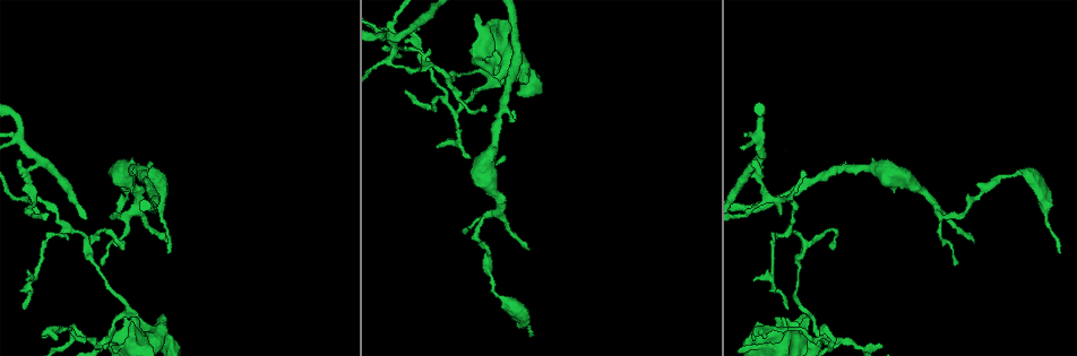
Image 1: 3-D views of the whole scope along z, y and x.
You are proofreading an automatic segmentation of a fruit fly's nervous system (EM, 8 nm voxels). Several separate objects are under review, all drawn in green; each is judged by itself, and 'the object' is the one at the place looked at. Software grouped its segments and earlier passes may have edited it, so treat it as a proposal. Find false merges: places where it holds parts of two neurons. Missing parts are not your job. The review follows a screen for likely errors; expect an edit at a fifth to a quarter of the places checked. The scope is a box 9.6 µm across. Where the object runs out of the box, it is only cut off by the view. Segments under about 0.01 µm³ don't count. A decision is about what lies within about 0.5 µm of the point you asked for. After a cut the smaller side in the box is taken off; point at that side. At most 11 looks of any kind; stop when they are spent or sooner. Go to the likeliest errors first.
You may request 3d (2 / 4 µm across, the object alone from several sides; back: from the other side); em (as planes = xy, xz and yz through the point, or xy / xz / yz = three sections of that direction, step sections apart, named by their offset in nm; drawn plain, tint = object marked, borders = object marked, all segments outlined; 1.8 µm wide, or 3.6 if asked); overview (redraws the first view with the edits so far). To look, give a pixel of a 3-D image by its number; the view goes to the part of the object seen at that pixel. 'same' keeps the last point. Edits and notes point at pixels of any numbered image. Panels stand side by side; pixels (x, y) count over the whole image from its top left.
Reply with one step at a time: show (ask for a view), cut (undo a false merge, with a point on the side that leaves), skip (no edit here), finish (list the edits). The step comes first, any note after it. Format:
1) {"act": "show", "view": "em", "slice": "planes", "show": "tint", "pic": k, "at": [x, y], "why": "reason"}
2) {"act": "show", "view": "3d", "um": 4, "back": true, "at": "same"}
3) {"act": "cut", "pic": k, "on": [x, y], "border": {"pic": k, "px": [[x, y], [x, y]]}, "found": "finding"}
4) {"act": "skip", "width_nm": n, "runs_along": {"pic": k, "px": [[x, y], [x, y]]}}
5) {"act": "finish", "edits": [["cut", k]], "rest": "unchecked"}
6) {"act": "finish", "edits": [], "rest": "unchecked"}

{"act": "show", "view": "em", "slice": "yz", "step": 4, "show": "tint", "pic": 1, "at": [400, 35], "why": "a fork"}

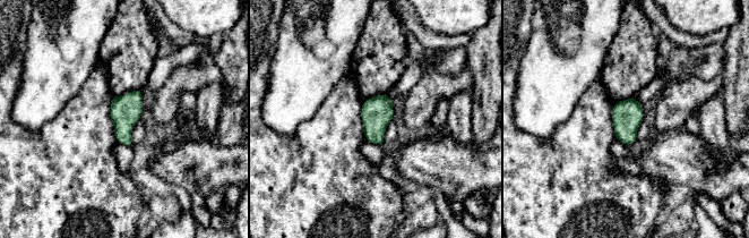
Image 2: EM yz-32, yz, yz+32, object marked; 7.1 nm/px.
{"act": "show", "view": "em", "slice": "planes", "show": "borders", "at": "same", "why": "cut it another way"}

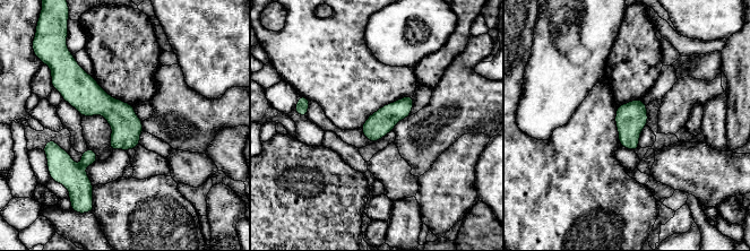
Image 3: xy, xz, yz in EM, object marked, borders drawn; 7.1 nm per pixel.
{"act": "cut", "pic": 3, "on": [88, 157], "border": {"pic": 3, "px": [[80, 165], [84, 169]]}, "found": "two neurons meet here"}

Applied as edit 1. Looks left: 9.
{"act": "show", "view": "3d", "um": 4, "pic": 1, "at": [494, 84], "why": "sharp bend"}

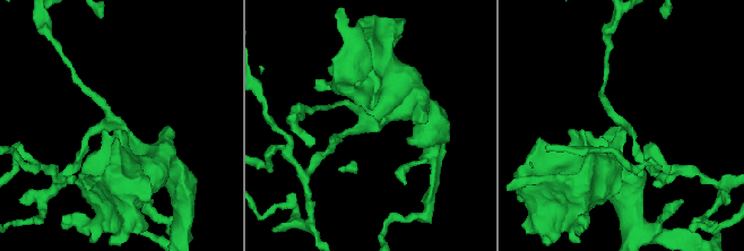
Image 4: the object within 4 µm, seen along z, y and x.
{"act": "show", "view": "em", "slice": "yz", "step": 4, "show": "tint", "pic": 4, "at": [117, 124], "arms": 3, "why": "now the EM"}

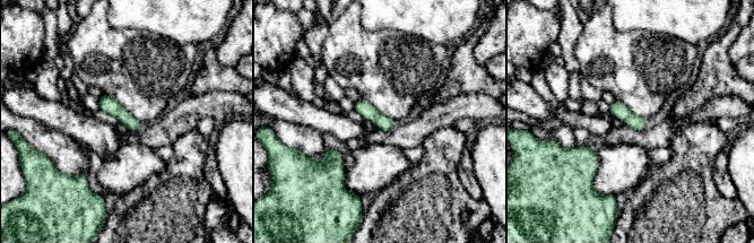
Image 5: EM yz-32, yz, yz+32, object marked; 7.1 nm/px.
{"act": "show", "view": "em", "slice": "planes", "show": "tint", "at": "same"}

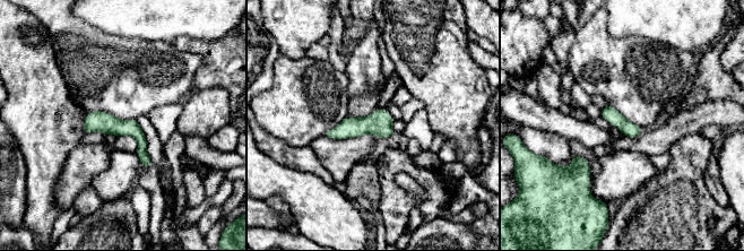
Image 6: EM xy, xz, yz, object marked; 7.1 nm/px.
{"act": "skip", "runs_along": {"pic": 6, "px": [[89, 115], [129, 128], [146, 164]]}, "found": "continuous, no second neuron"}

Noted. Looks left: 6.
{"act": "show", "view": "em", "slice": "yz", "step": 8, "show": "plain", "pic": 1, "at": [1047, 208], "why": "calibre changes"}

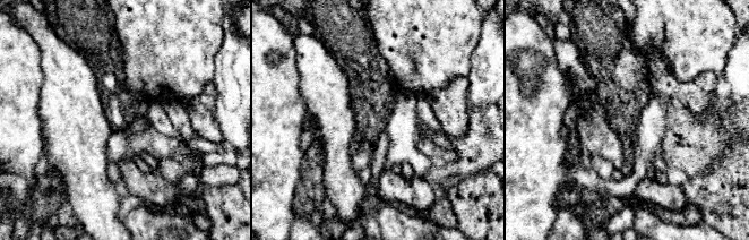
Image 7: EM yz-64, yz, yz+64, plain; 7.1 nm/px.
{"act": "show", "view": "em", "slice": "yz", "step": 8, "show": "tint", "at": "same"}

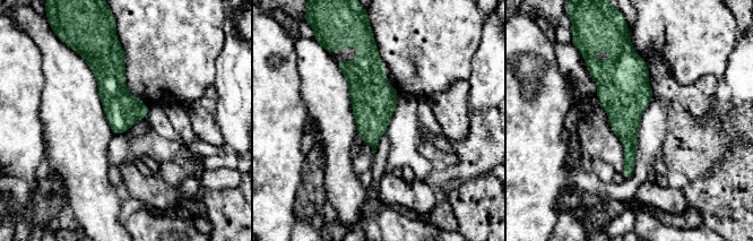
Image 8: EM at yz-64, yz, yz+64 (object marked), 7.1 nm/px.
{"act": "skip", "found": "continuous, no second neuron"}

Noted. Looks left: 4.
{"act": "finish", "edits": [["cut", 3]], "rest": "unchecked"}

